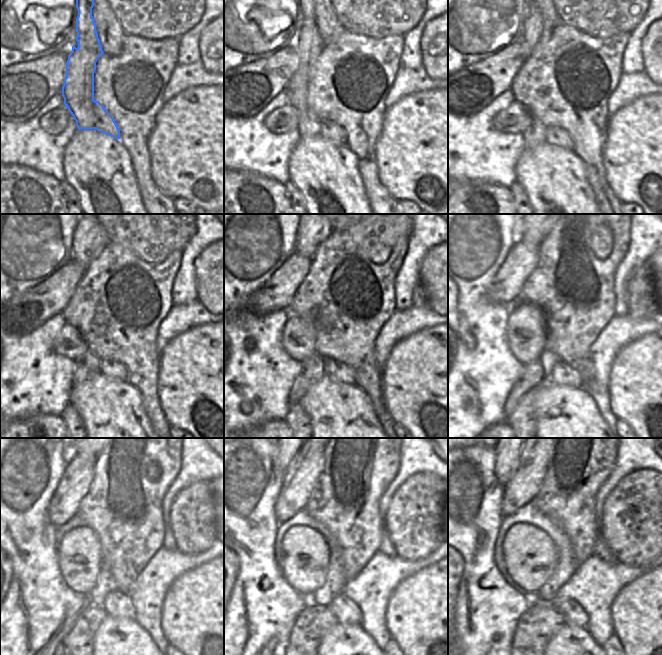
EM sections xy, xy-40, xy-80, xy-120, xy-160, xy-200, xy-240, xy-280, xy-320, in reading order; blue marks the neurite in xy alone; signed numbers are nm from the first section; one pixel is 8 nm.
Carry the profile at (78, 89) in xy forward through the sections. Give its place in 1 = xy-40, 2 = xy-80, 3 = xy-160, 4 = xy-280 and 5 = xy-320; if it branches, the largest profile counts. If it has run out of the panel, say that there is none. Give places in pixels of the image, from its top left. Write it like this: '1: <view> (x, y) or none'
1: xy-40 (297, 88)
2: xy-80 (557, 136)
3: xy-160 (339, 372)
4: xy-280 (345, 609)
5: xy-320 (574, 615)

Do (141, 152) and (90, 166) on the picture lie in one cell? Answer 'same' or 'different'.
different

